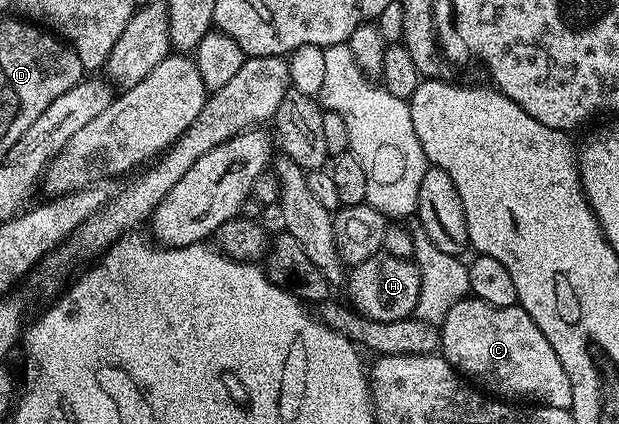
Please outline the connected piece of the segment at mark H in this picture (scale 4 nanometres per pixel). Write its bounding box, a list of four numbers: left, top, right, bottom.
[344,252,421,321]

